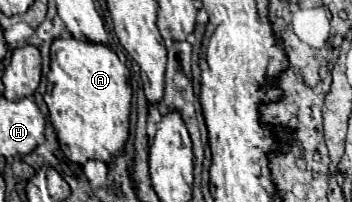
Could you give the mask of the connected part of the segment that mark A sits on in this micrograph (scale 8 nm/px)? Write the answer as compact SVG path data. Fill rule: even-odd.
M72 36L58 38L52 44L52 62L48 72L44 102L50 110L52 126L58 134L62 152L74 164L100 160L110 164L124 152L130 126L130 72L120 58L102 44L80 42Z

